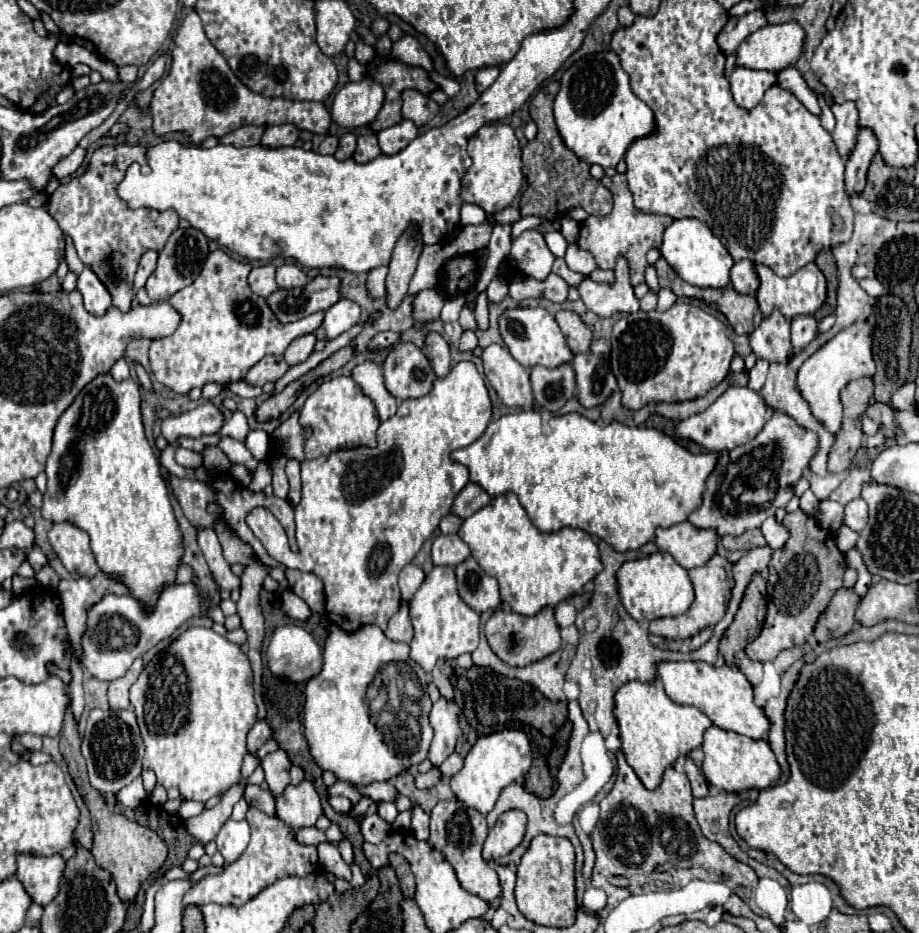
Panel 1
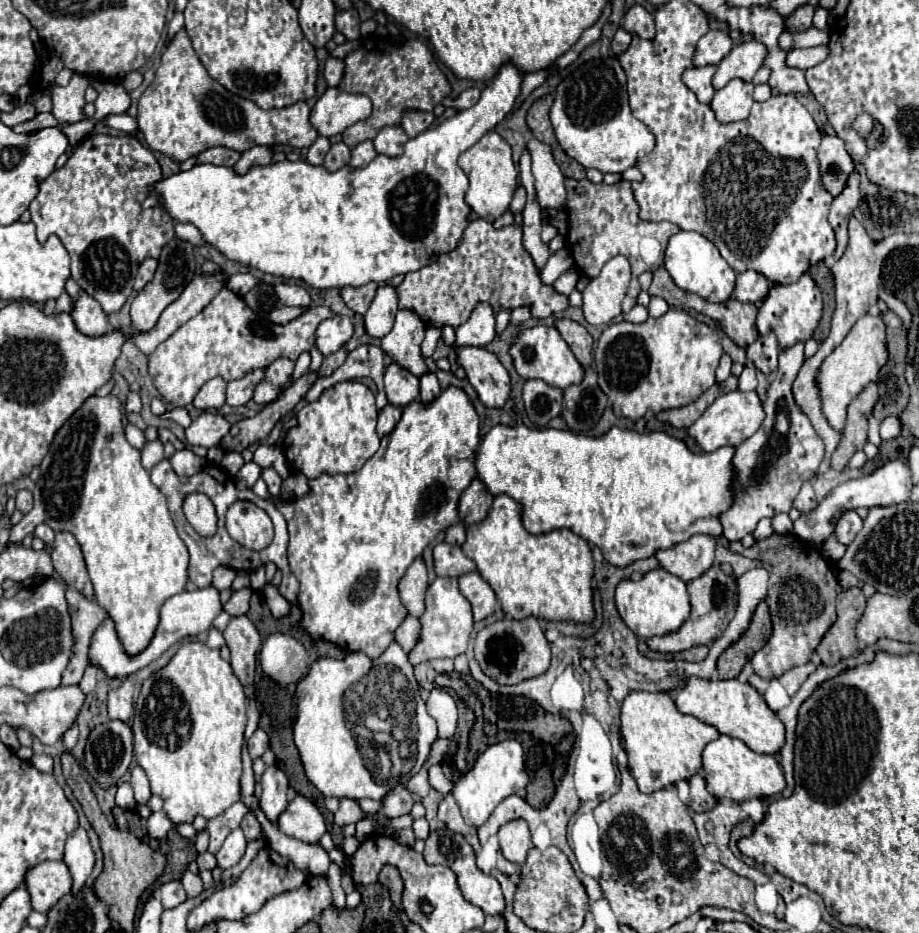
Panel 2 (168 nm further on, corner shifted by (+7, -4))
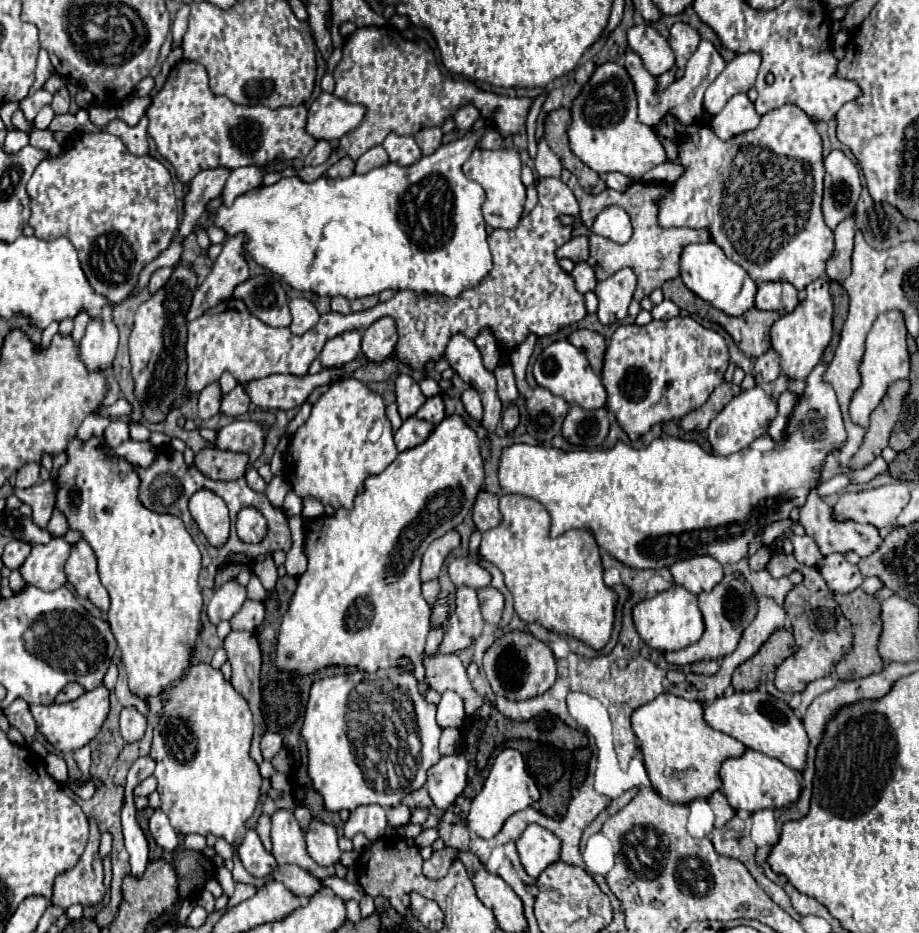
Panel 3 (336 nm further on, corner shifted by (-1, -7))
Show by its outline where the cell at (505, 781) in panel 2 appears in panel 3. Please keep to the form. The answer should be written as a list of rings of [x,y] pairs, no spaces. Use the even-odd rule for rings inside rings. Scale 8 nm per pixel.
[[[502,750],[496,760],[494,766],[480,790],[480,794],[472,800],[472,808],[468,812],[468,828],[470,832],[474,832],[480,838],[492,838],[502,830],[502,824],[516,812],[532,806],[534,802],[540,800],[540,792],[536,788],[536,782],[528,776],[526,772],[526,764],[524,758],[518,750]]]

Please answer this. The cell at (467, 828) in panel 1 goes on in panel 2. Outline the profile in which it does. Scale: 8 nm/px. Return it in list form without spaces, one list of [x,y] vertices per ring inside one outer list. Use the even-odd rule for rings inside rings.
[[[440,827],[438,831],[432,831],[426,839],[426,847],[424,847],[424,859],[426,863],[430,865],[446,865],[450,867],[456,877],[458,877],[458,885],[460,885],[460,891],[464,895],[466,901],[470,901],[472,905],[480,907],[484,913],[488,915],[498,915],[504,911],[504,897],[502,897],[502,891],[500,891],[500,883],[492,877],[492,875],[486,875],[482,873],[478,867],[476,867],[476,857],[474,857],[474,849],[472,845],[464,839],[464,835],[460,833],[452,833],[450,829],[446,827]]]

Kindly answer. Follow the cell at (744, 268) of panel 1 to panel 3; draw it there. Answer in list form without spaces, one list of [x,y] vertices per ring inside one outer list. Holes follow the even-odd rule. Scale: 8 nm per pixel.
[[[762,282],[758,284],[756,308],[788,314],[798,306],[798,290],[790,282]]]

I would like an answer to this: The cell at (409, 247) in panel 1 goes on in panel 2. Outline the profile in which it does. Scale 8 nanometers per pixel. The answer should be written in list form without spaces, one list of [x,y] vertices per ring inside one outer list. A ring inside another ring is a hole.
[[[382,283],[376,291],[376,297],[370,309],[364,315],[364,327],[372,337],[384,337],[394,323],[394,315],[398,311],[398,293],[396,287]]]

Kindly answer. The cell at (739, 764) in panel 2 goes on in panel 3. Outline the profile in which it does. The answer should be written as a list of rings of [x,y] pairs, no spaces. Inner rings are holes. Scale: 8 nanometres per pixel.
[[[746,750],[744,756],[740,758],[726,760],[720,768],[720,778],[722,778],[722,792],[728,798],[730,806],[734,810],[746,810],[750,814],[756,810],[764,810],[764,808],[774,810],[774,808],[790,806],[800,796],[798,772],[754,750]]]

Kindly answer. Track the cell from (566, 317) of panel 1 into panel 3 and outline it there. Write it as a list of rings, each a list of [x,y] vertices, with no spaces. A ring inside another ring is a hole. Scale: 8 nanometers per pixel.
[[[576,330],[576,332],[570,334],[568,340],[586,354],[594,374],[600,376],[602,362],[604,362],[604,352],[606,352],[604,336],[600,336],[598,332],[592,332],[592,330]]]

